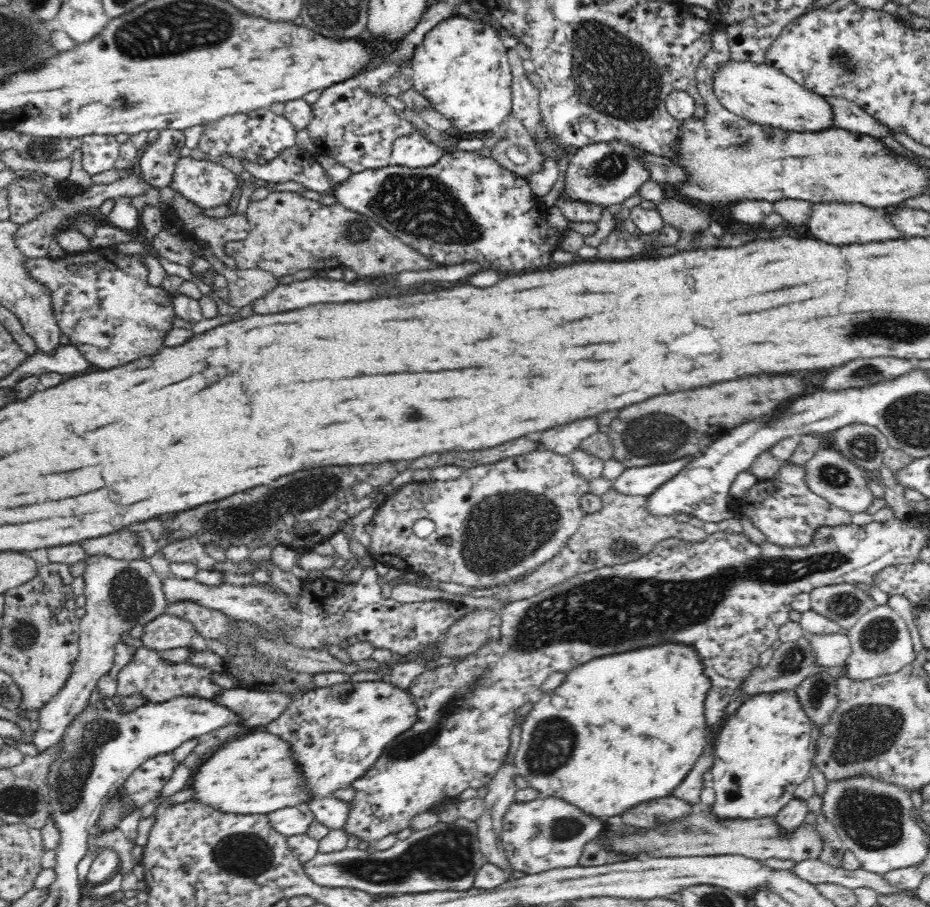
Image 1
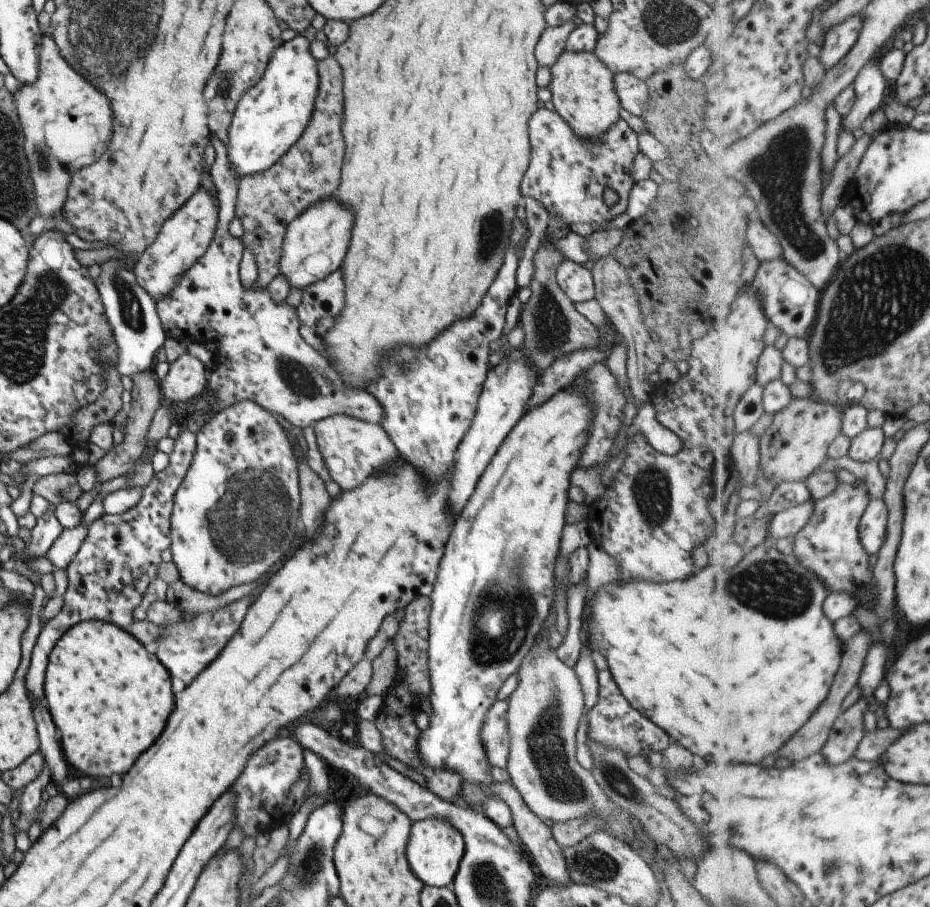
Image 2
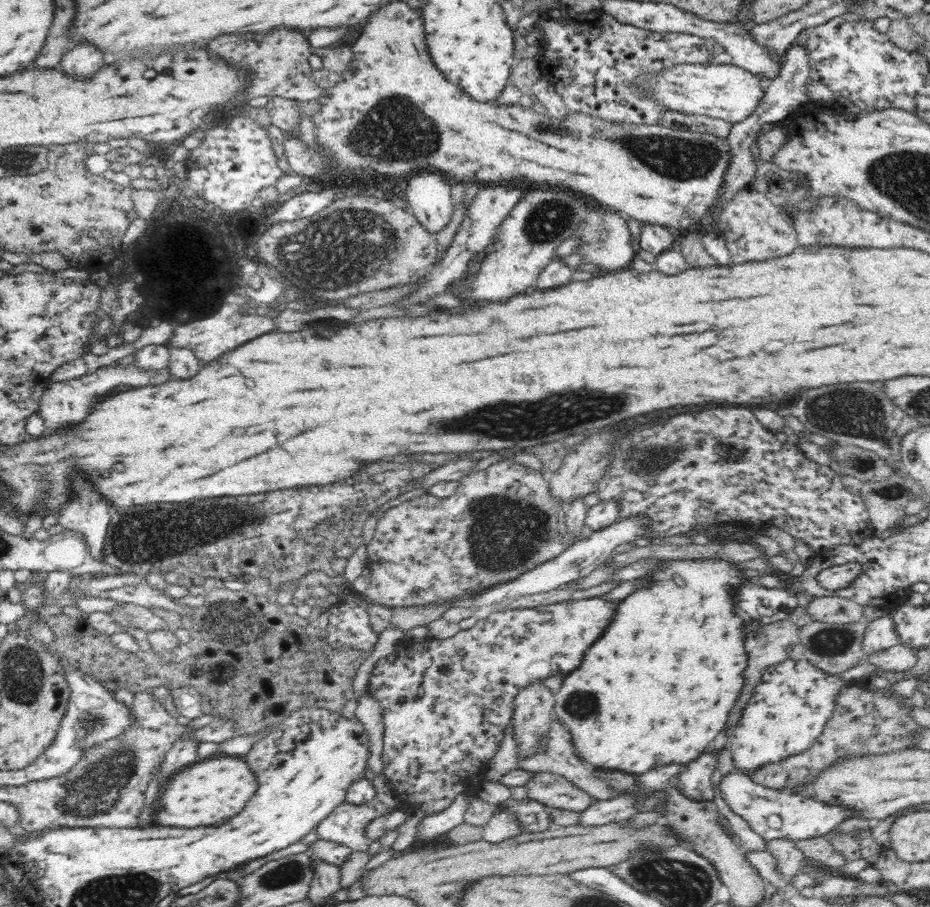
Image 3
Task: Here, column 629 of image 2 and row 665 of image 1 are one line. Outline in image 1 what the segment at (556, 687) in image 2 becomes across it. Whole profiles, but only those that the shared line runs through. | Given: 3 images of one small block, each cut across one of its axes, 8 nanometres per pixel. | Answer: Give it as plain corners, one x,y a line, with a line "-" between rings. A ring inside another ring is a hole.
805,634
814,649
817,666
827,668
844,666
852,652
852,643
847,635
842,634

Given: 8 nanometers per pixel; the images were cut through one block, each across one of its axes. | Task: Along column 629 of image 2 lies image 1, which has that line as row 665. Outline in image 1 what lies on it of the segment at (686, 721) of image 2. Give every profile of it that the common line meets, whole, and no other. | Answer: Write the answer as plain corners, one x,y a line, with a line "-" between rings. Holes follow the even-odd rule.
674,642
602,656
576,666
553,693
539,695
532,703
514,754
518,774
543,797
563,799
598,818
616,816
638,802
669,796
708,750
704,702
712,683
705,669
694,645

